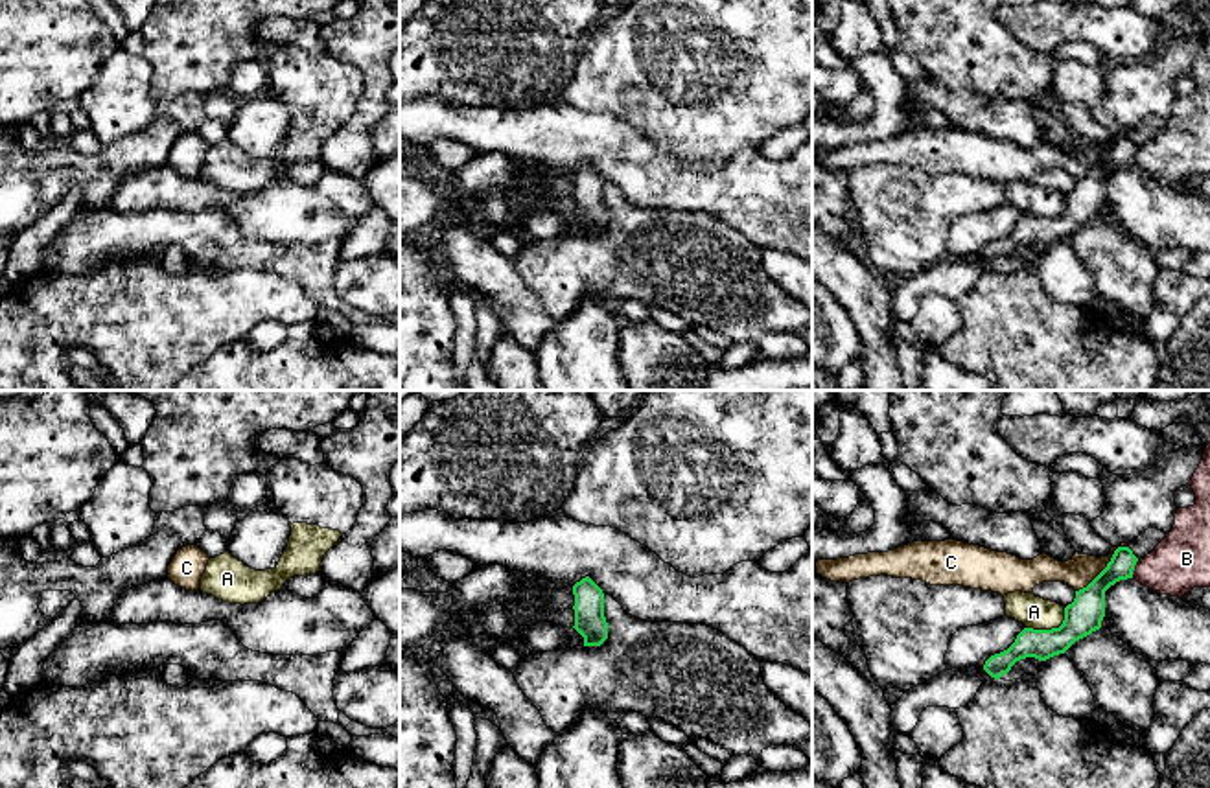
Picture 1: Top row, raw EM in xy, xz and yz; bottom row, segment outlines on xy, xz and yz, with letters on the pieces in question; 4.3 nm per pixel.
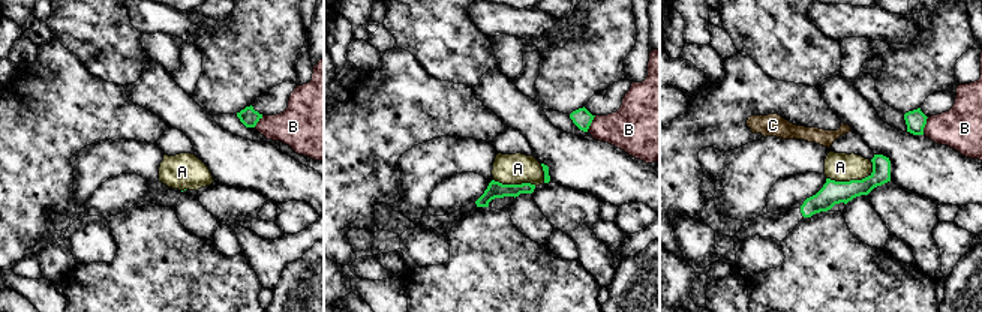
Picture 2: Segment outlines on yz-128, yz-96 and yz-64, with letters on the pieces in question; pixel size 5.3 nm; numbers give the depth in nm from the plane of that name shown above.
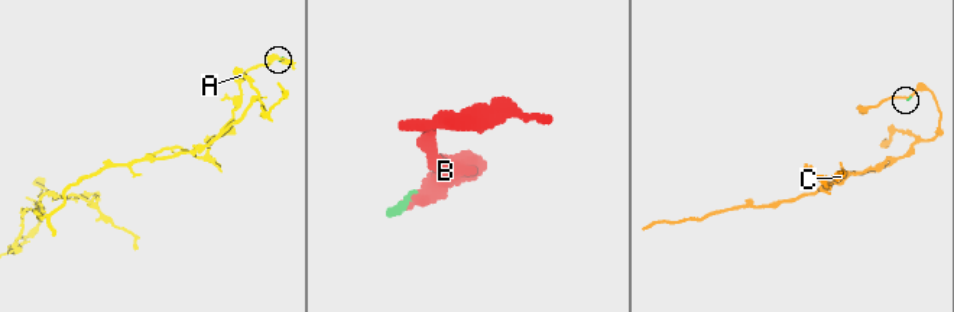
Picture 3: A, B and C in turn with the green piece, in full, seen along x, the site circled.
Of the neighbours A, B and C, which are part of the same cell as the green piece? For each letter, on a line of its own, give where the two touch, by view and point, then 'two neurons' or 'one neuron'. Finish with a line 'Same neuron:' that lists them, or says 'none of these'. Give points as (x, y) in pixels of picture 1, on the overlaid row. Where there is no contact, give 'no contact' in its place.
A: meets green in yz at (1052, 628); two neurons
B: meets green in yz at (1133, 569); two neurons
C: meets green in yz at (1105, 567); two neurons
Same neuron: none of these

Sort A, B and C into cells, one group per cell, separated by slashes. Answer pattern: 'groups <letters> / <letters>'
groups A / B / C

